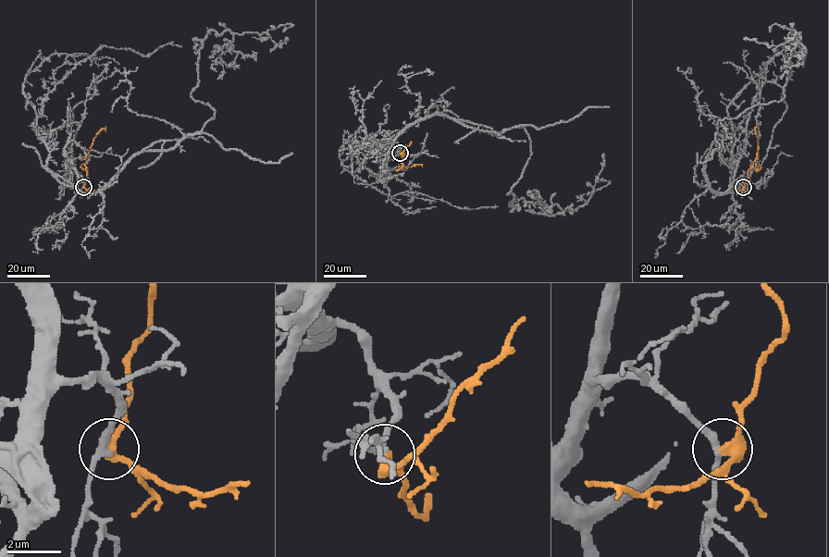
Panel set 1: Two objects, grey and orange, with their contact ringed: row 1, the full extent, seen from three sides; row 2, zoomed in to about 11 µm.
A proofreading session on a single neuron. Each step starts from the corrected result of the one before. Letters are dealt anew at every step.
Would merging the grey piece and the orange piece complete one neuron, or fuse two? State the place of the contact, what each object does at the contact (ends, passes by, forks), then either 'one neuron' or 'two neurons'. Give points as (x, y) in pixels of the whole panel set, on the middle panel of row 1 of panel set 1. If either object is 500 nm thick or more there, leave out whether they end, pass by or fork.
at (400, 153); grey passes by; orange passes by; one neuron

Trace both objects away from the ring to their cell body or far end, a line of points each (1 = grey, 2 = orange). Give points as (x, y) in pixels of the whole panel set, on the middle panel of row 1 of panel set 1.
1: (400, 153), (394, 140), (436, 115), (523, 127), (531, 155), (508, 194), (565, 210), (588, 201), (603, 154)
2: (400, 153), (404, 167), (422, 166)

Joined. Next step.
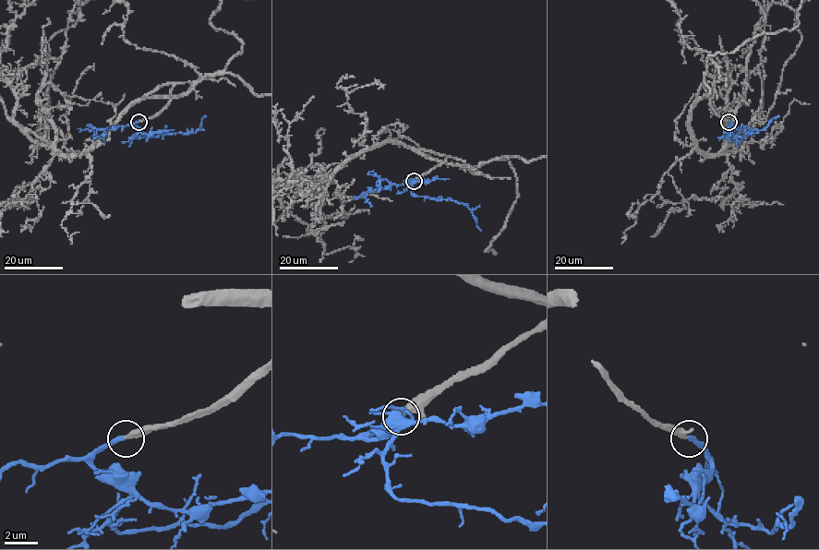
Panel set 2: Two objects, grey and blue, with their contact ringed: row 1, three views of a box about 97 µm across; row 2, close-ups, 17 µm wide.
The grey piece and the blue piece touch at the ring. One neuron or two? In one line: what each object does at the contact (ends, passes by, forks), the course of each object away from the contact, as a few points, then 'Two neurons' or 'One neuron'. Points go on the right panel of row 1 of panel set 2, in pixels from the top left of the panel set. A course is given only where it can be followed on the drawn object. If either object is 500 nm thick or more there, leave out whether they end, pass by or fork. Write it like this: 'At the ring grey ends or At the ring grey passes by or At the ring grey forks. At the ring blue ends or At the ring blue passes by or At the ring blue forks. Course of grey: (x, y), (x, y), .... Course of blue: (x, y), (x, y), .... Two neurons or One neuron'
At the ring grey ends. At the ring blue ends. Course of grey: (728, 122), (701, 98), (691, 136), (722, 148), (727, 75). Course of blue: (728, 122), (732, 125), (730, 132), (742, 137), (749, 133), (763, 130), (778, 115). One neuron

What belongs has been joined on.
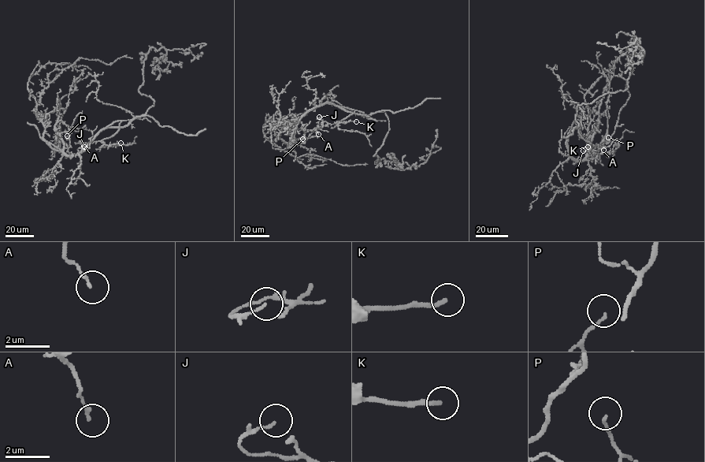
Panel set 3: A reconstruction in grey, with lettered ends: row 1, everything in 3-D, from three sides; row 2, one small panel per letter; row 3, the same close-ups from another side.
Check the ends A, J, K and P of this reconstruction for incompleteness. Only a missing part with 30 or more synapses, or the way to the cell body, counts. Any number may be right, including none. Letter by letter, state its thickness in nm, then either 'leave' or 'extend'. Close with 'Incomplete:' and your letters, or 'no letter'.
A: 140 nm thick; leave
J: 100 nm thick; leave
K: 180 nm thick; leave
P: 100 nm thick; leave
Incomplete: no letter

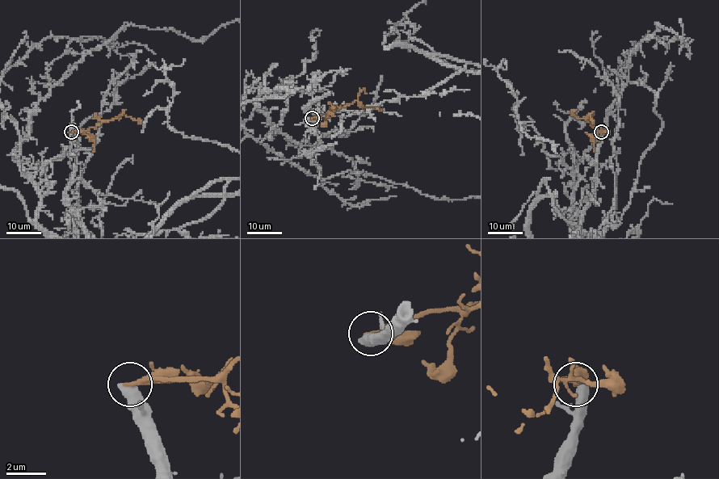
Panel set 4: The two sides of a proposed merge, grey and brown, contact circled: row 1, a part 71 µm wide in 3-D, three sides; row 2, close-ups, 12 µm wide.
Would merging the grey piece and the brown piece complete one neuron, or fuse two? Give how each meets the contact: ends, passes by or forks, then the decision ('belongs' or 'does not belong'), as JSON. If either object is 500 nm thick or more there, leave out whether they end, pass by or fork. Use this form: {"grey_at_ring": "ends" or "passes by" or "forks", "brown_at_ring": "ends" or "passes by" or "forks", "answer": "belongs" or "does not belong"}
{"answer": "does not belong"}

